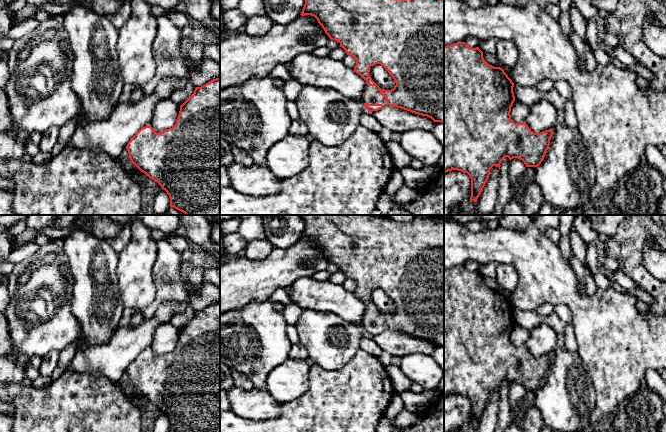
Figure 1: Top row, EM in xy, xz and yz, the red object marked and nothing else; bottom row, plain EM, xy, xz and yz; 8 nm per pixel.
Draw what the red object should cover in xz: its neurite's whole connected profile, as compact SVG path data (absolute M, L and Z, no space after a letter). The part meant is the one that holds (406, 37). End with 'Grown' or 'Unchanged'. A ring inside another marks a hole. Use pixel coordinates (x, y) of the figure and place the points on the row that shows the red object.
M305 0L300 14L314 16L331 40L338 41L347 55L356 59L354 71L366 81L366 88L361 101L369 112L378 111L385 105L401 108L412 113L427 116L434 122L444 123L444 0ZM382 65L393 77L396 85L391 90L381 89L371 78L370 68Z. Grown

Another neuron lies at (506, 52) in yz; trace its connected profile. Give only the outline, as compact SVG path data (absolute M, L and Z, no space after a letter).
M497 40L494 54L499 62L509 68L513 68L519 59L519 51L516 45L509 40Z

